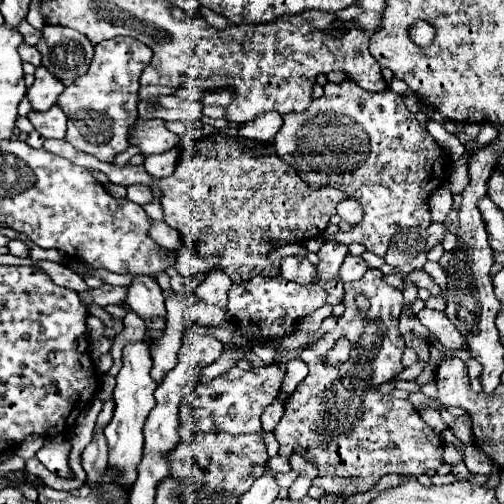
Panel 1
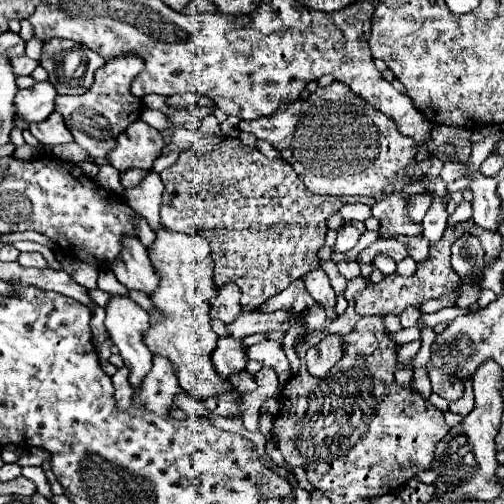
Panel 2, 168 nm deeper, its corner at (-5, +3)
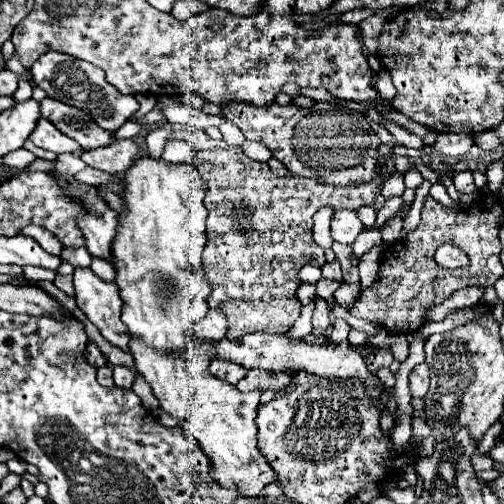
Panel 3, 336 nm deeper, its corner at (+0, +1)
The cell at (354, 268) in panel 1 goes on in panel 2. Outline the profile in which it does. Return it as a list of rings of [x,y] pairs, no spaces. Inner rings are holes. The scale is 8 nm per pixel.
[[[340,261],[338,263],[338,271],[342,277],[346,279],[354,279],[360,275],[360,265],[356,261]]]

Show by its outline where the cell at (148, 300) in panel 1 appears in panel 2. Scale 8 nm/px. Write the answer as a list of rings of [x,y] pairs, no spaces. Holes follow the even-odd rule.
[[[124,237],[122,245],[122,261],[112,267],[112,273],[128,289],[152,297],[156,285],[160,285],[160,275],[148,257],[148,249],[134,237]]]

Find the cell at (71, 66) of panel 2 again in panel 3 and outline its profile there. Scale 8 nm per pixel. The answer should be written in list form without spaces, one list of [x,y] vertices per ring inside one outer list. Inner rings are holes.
[[[53,51],[43,53],[33,63],[31,73],[37,81],[37,87],[41,87],[47,93],[47,97],[59,99],[61,103],[69,103],[71,107],[85,111],[105,131],[117,131],[137,111],[135,97],[133,95],[121,95],[113,85],[109,85],[105,81],[105,71],[101,71],[99,67],[95,67],[87,61],[71,59],[71,55],[53,53]]]

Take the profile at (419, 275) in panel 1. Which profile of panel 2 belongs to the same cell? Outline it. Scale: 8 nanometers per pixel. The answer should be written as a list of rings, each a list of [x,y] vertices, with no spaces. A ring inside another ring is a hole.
[[[472,220],[460,222],[456,229],[446,229],[442,241],[436,247],[430,247],[430,259],[424,261],[424,263],[418,263],[418,269],[416,269],[416,273],[412,277],[400,277],[400,275],[392,273],[392,275],[386,275],[380,283],[372,283],[364,291],[360,291],[356,295],[356,313],[358,315],[388,315],[388,313],[400,315],[408,305],[422,305],[428,299],[438,299],[438,297],[442,297],[446,293],[452,293],[458,287],[460,277],[450,267],[450,245],[454,243],[454,239],[457,239],[458,236],[465,232],[480,237],[483,249],[486,251],[486,263],[490,263],[492,259],[498,257],[500,243],[502,243],[500,233],[484,231],[482,227],[476,225]]]

